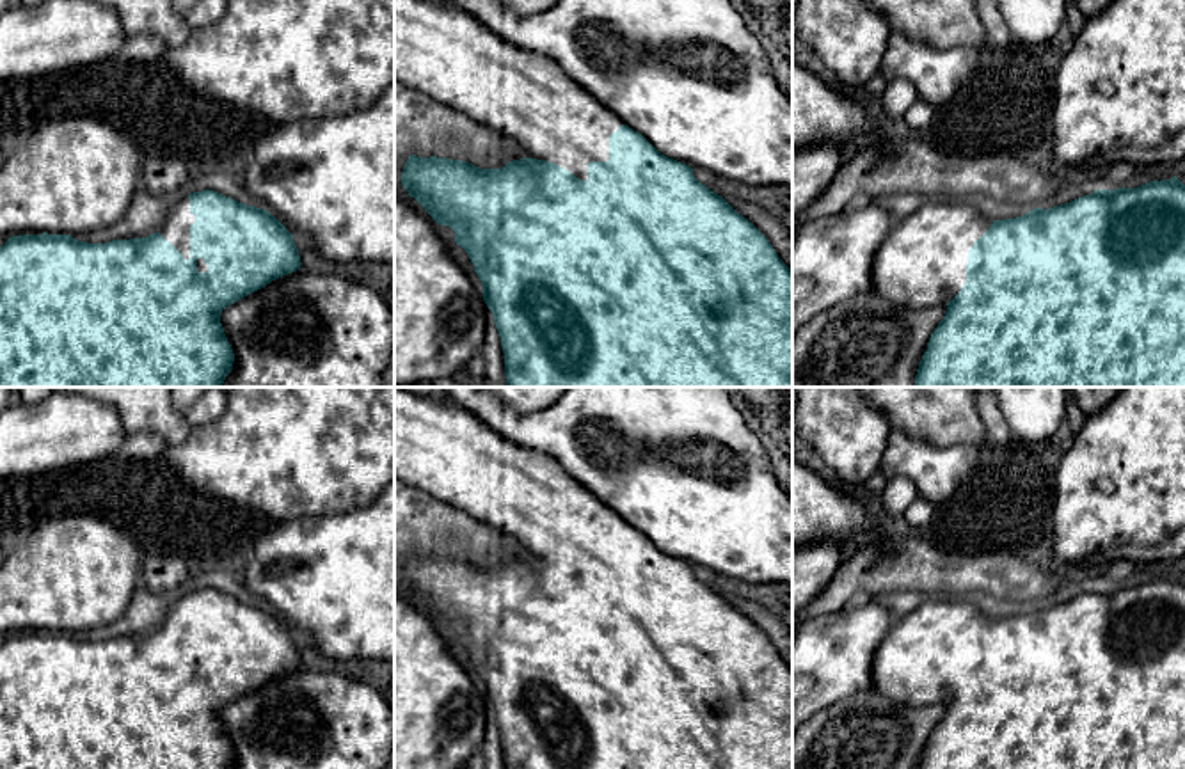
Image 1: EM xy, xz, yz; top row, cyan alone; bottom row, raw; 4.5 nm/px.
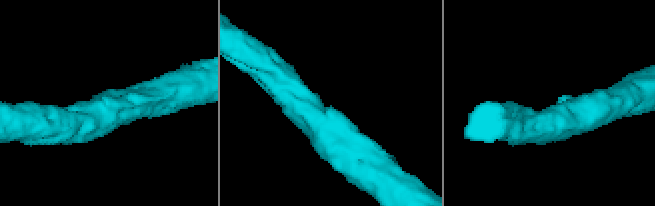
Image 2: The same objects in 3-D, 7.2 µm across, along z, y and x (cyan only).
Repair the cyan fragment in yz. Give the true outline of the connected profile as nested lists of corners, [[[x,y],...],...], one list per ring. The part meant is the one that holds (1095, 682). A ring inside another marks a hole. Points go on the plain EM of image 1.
[[[1174,574],[1137,586],[1103,586],[1006,618],[981,614],[968,599],[927,597],[911,613],[899,616],[876,648],[872,689],[901,705],[947,705],[917,769],[1185,769],[1185,583]]]

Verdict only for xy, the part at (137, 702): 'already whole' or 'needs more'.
needs more

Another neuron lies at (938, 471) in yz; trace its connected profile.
[[[890,430],[878,469],[887,480],[899,476],[911,480],[919,495],[934,508],[972,474],[979,451],[972,444],[938,446],[924,437]]]

